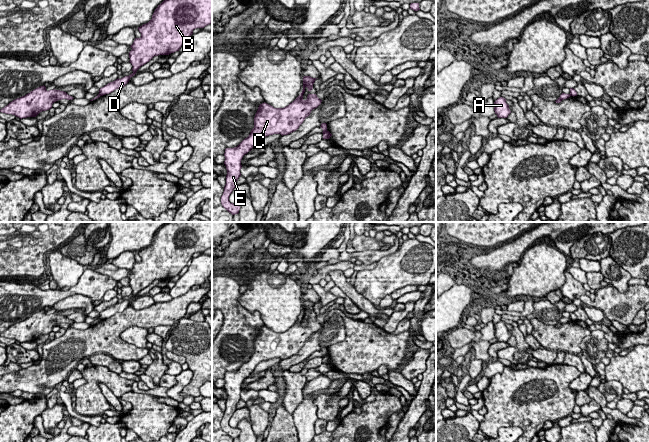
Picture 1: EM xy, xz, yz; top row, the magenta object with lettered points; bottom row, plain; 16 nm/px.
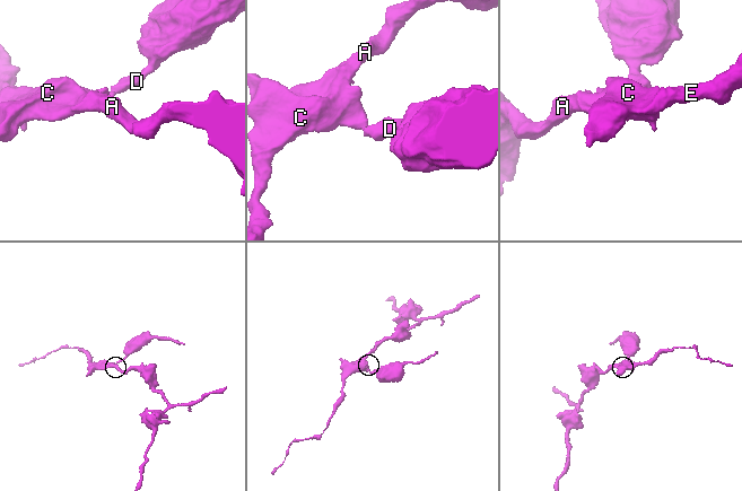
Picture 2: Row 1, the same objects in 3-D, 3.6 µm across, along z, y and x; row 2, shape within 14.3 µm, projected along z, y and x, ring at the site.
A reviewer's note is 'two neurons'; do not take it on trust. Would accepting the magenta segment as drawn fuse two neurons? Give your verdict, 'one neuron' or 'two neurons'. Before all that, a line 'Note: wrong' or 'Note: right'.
Note: right
two neurons

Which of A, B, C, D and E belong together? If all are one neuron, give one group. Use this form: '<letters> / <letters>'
A C E / B D

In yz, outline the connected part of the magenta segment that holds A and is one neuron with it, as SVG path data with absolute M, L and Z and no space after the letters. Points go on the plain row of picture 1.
M503 321L498 322L494 326L494 335L498 342L507 342L511 337L509 329L506 327L506 323Z

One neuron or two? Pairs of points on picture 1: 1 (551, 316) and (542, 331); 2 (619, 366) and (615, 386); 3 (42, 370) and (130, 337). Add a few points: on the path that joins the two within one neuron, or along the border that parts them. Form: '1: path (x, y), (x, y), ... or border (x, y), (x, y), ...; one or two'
1: border (535, 318), (554, 325); two
2: border (608, 380), (616, 380), (623, 387); two
3: border (120, 333), (120, 336), (125, 341), (145, 348); two

